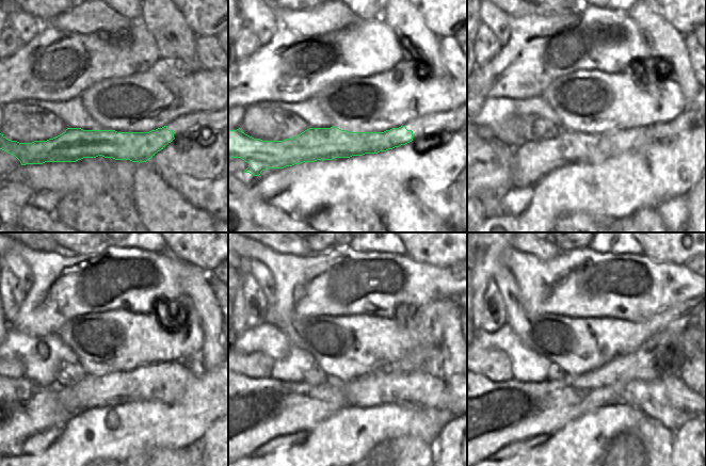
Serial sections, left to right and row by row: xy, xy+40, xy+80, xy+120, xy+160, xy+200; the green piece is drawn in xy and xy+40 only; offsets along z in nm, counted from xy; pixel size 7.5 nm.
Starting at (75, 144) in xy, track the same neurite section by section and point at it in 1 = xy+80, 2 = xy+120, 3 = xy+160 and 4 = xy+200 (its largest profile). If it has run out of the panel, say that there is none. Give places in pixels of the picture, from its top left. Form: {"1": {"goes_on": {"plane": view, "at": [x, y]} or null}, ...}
{"1": {"goes_on": {"plane": "xy+80", "at": [531, 161]}}, "2": {"goes_on": {"plane": "xy+120", "at": [166, 382]}}, "3": {"goes_on": {"plane": "xy+160", "at": [417, 389]}}, "4": {"goes_on": {"plane": "xy+200", "at": [669, 400]}}}

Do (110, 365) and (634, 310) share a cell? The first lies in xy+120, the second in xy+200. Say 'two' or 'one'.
two

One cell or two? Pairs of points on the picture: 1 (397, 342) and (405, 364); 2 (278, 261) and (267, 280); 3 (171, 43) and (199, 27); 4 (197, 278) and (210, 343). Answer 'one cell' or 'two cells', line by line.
1: two cells
2: two cells
3: two cells
4: one cell

